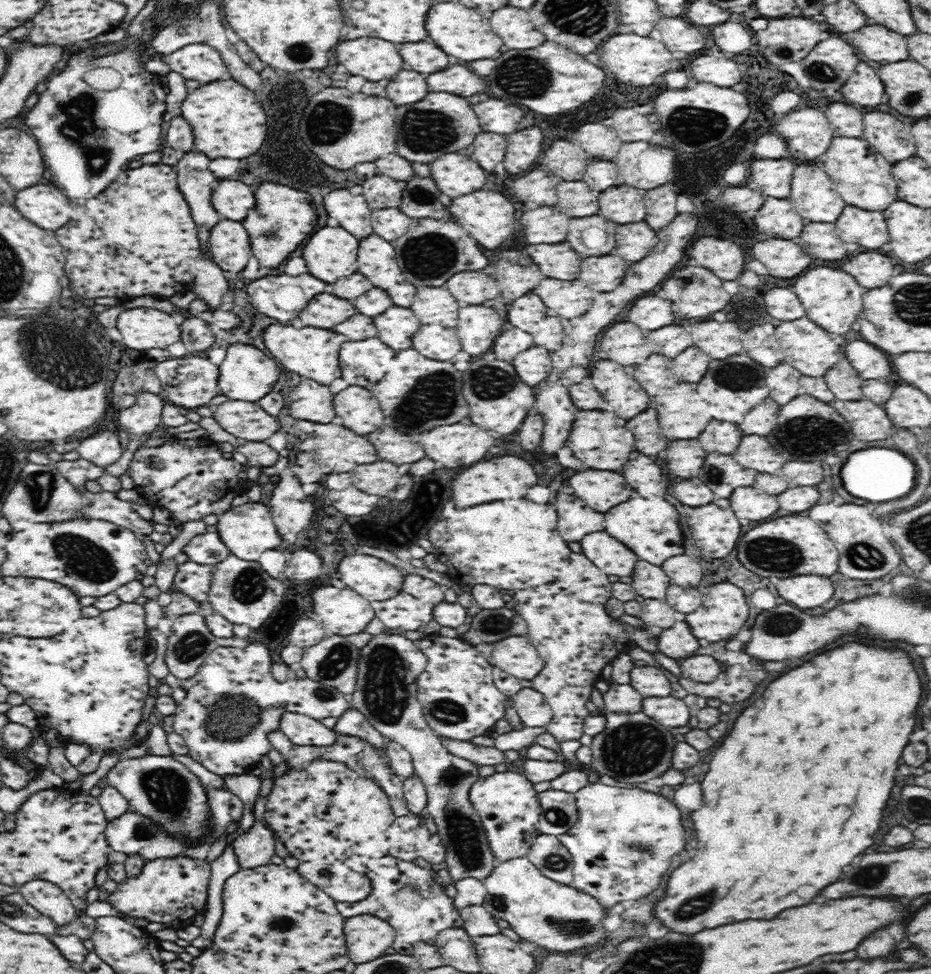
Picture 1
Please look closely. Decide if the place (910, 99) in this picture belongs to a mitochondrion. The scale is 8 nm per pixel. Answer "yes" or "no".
yes

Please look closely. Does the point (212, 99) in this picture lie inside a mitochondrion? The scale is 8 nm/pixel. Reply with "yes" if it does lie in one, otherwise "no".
no

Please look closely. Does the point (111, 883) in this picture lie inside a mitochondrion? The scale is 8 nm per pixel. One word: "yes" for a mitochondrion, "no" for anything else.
no

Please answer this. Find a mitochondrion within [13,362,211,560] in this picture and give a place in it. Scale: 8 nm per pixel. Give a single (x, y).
(39, 485)

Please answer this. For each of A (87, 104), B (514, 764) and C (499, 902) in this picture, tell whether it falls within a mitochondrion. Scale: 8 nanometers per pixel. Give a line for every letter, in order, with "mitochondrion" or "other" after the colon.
A: mitochondrion
B: other
C: mitochondrion

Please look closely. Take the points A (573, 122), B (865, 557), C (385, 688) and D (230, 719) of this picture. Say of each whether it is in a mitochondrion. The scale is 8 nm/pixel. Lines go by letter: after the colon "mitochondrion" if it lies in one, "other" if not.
A: other
B: mitochondrion
C: mitochondrion
D: mitochondrion

